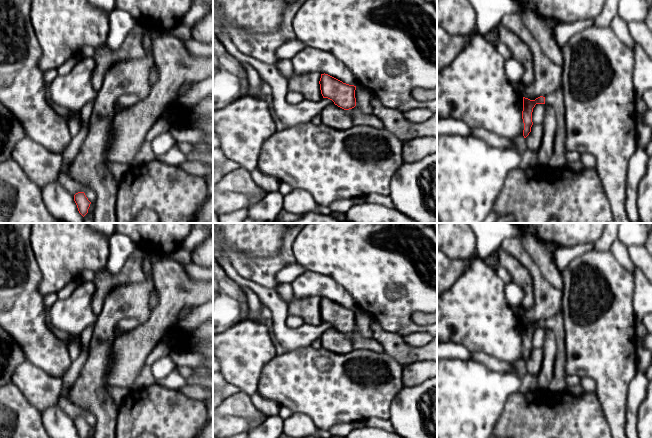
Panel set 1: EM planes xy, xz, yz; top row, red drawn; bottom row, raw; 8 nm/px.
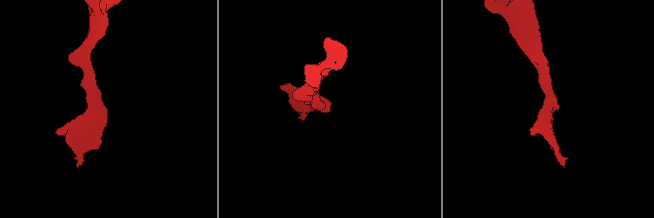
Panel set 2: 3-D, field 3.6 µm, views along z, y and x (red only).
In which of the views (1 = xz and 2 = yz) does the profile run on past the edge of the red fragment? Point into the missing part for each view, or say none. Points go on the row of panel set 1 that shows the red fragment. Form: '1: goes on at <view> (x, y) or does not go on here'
1: goes on at xz (358, 118)
2: goes on at yz (558, 159)

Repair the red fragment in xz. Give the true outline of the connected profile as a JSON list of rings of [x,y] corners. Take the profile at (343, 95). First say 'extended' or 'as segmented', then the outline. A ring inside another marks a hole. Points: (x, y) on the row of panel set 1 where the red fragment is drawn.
extended; [[[325,73],[321,74],[319,84],[323,98],[332,100],[335,105],[350,114],[353,125],[369,125],[378,129],[383,128],[383,123],[377,116],[364,114],[354,108],[356,106],[356,86],[343,83]]]

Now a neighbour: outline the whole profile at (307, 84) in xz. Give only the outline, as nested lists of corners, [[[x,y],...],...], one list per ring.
[[[318,72],[295,75],[287,81],[288,91],[301,93],[305,99],[318,102],[323,98],[319,84],[320,78],[321,74]]]

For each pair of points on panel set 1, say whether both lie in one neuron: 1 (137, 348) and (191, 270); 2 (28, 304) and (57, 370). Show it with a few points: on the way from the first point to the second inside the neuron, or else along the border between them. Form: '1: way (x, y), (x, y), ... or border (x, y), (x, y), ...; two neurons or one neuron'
1: border (182, 265), (192, 278), (202, 281); two neurons
2: way (28, 320), (28, 325), (37, 341), (49, 354); one neuron

